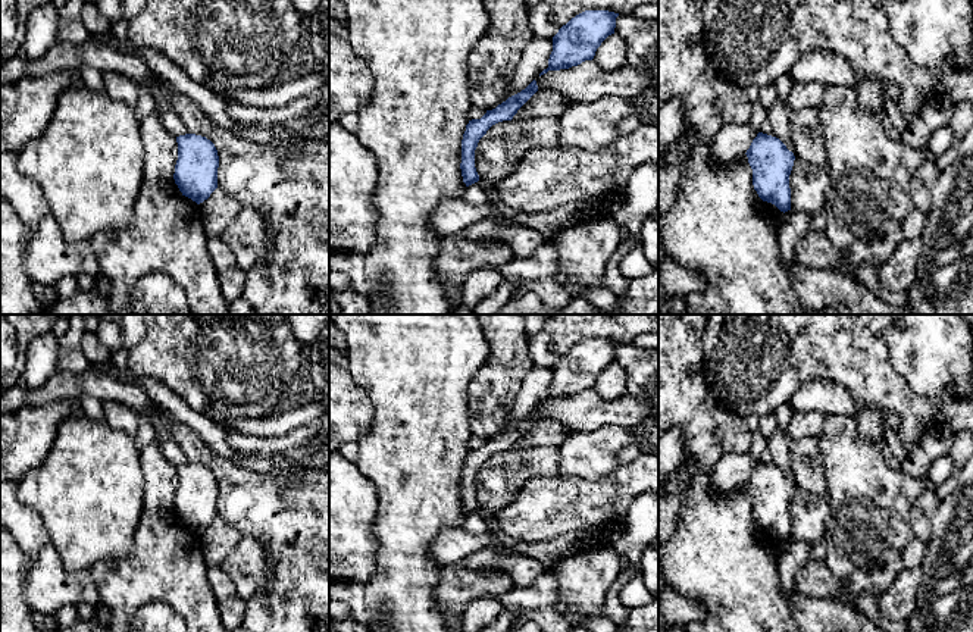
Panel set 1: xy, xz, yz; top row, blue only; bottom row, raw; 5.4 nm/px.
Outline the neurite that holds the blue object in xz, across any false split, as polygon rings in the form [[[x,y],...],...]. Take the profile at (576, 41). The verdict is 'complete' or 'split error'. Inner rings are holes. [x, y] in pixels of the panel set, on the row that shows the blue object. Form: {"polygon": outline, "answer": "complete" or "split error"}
{"polygon": [[[585,10],[572,18],[553,37],[548,68],[539,76],[592,60],[601,43],[614,34],[617,16],[619,13],[608,10]]], "answer": "complete"}

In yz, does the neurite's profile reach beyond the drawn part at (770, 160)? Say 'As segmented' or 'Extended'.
As segmented

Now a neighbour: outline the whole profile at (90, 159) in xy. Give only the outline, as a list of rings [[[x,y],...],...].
[[[82,85],[65,90],[44,132],[18,153],[18,168],[43,188],[68,243],[128,226],[144,176],[144,144],[134,107]]]

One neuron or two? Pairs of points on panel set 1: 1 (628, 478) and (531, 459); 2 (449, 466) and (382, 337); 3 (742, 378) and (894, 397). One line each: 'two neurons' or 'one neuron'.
1: two neurons
2: one neuron
3: one neuron

